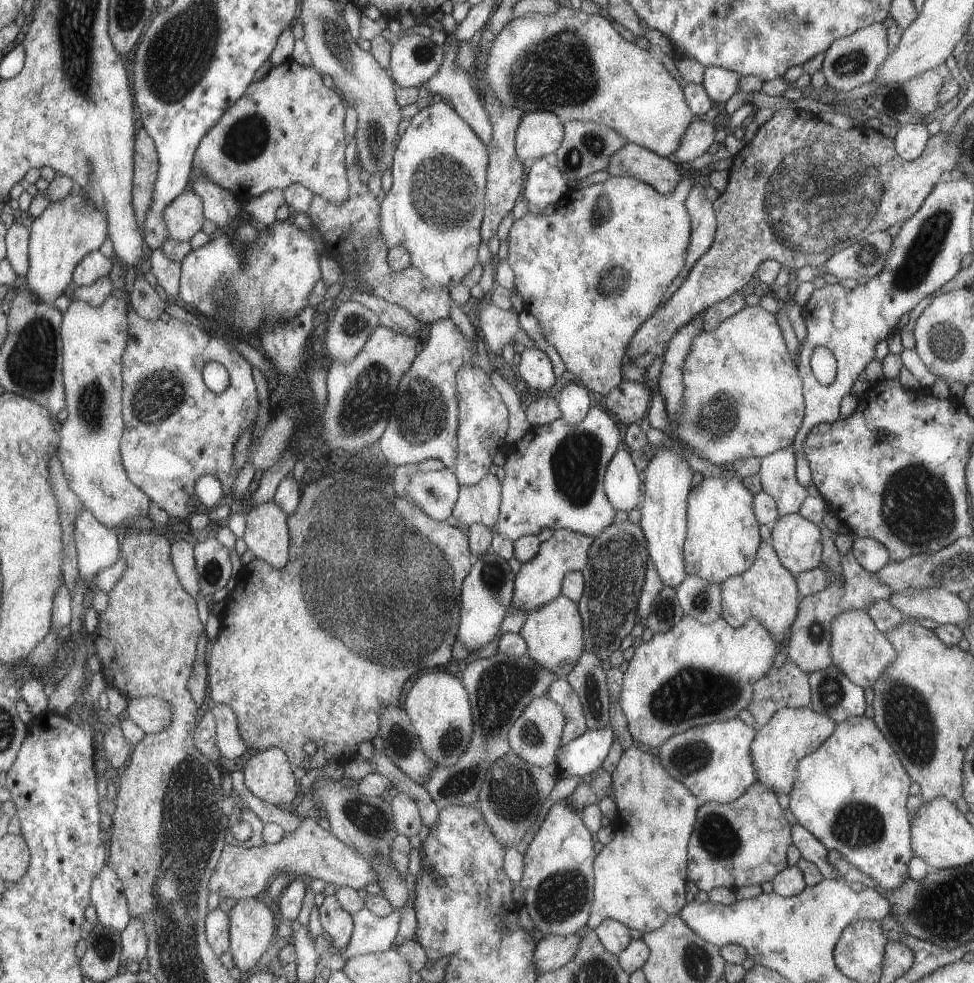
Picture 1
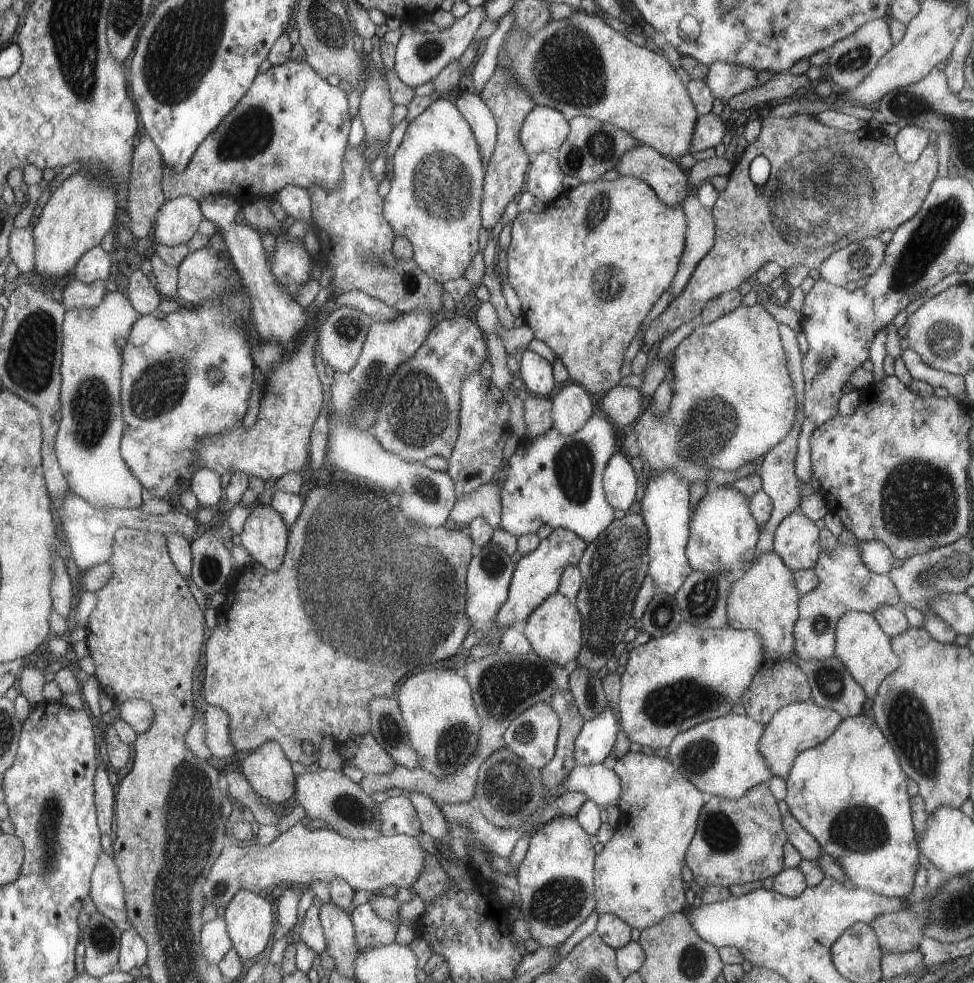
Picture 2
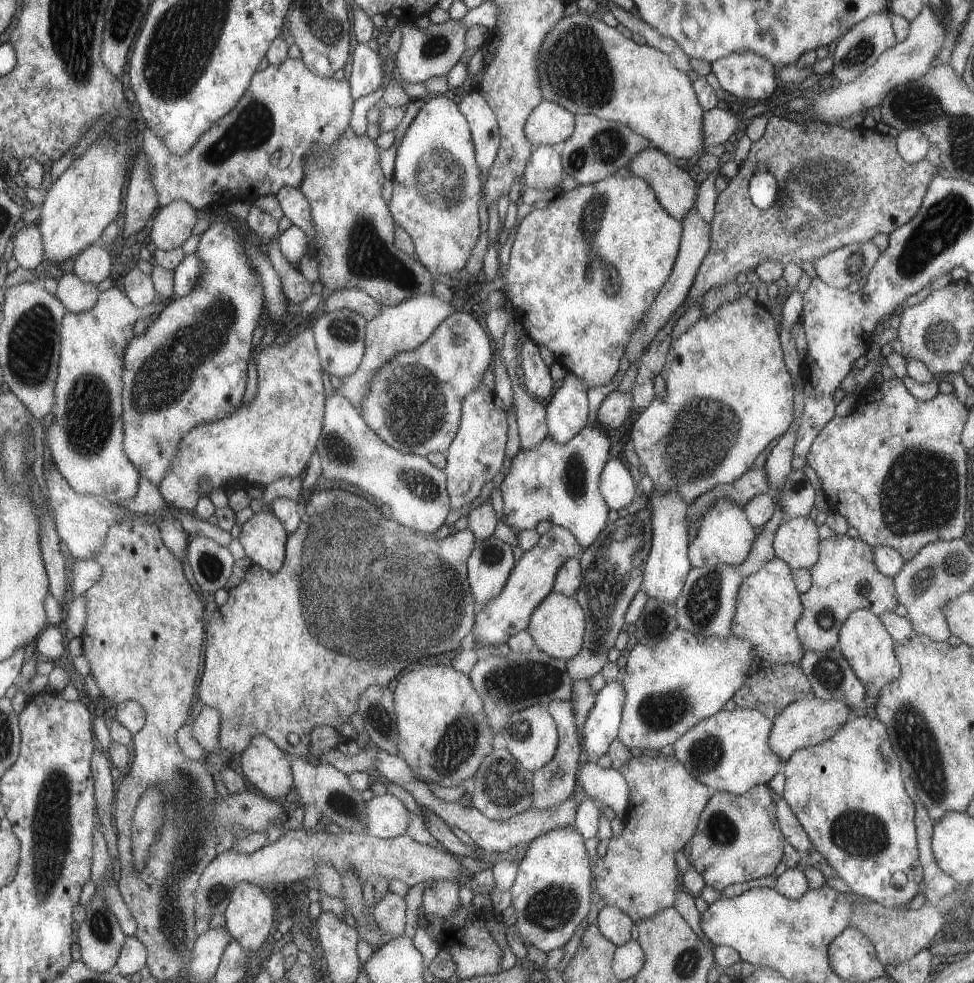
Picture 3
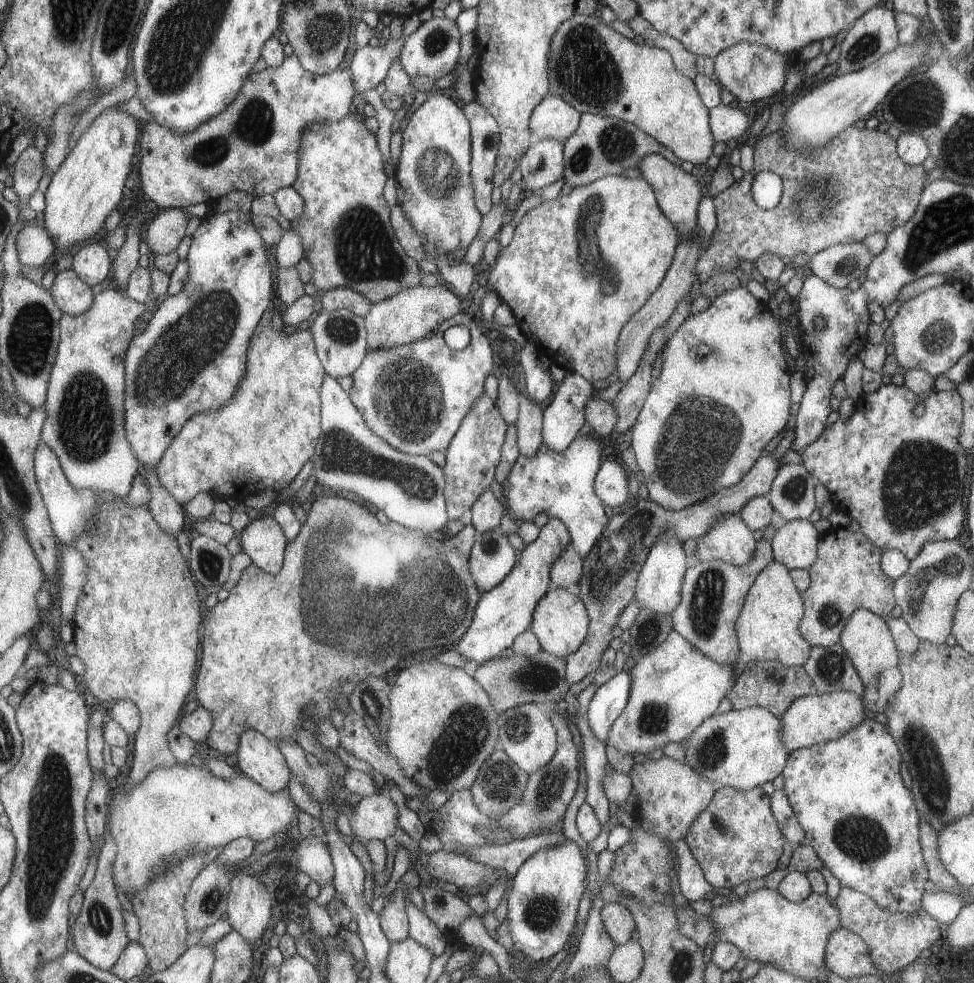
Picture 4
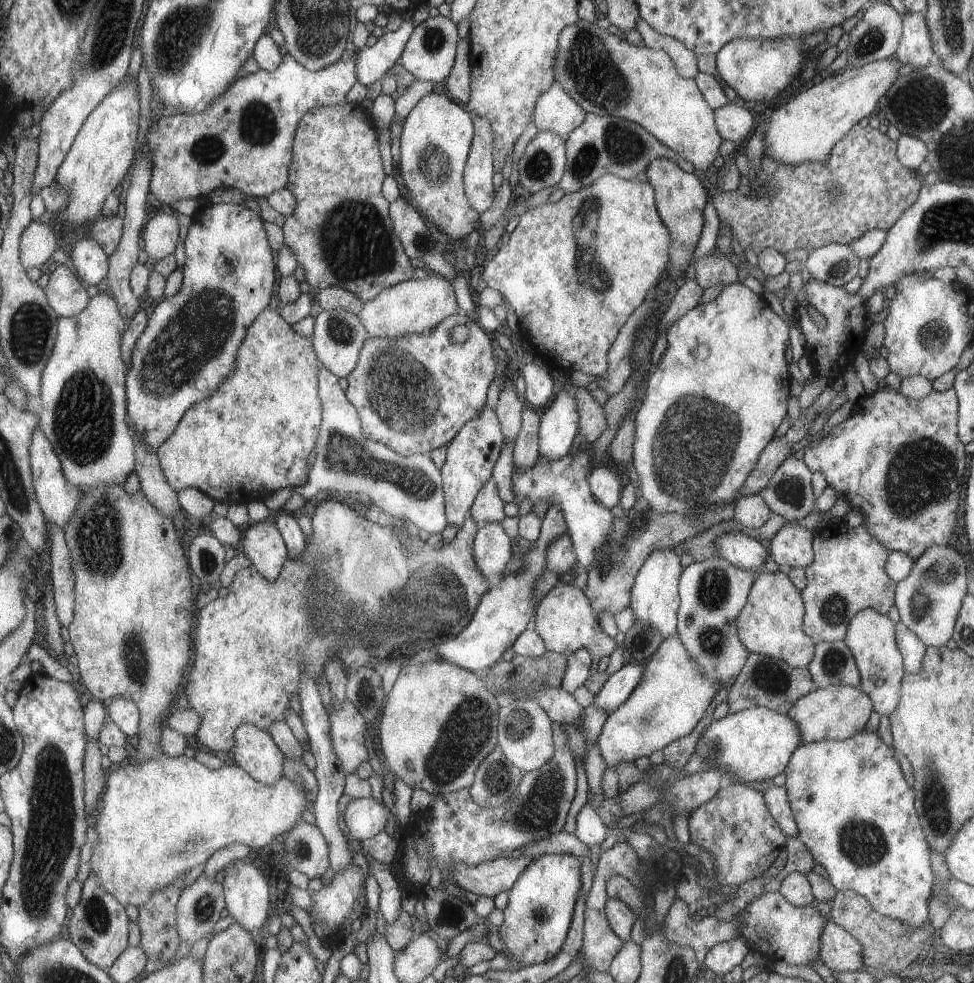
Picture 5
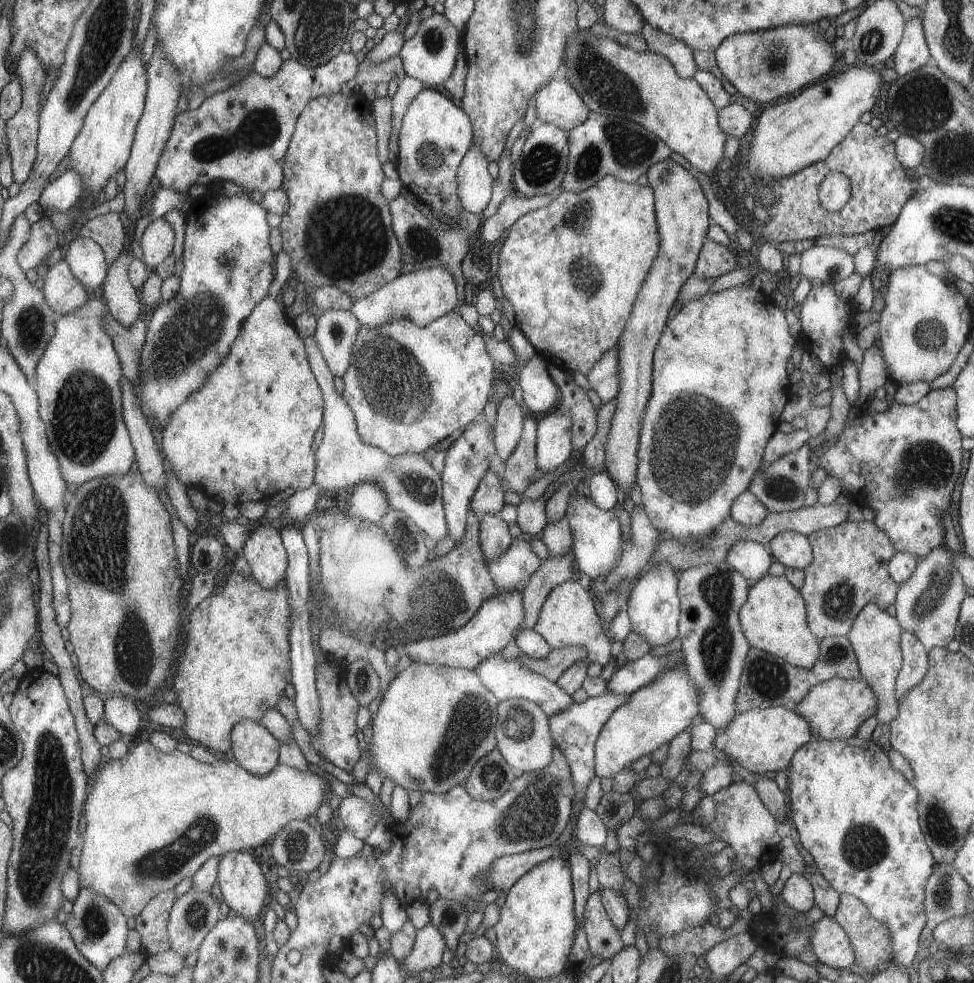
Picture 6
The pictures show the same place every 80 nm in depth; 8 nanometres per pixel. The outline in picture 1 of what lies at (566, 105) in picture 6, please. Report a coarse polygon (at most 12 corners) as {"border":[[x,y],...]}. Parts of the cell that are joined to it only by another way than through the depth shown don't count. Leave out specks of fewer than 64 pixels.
{"border":[[545,110],[525,113],[516,128],[517,158],[552,157],[563,124]]}

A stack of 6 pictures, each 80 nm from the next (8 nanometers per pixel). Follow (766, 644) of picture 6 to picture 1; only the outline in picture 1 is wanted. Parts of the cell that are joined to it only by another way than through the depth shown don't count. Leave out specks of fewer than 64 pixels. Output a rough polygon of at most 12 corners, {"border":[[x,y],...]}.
{"border":[[769,541],[720,584],[720,617],[756,618],[780,644],[796,617],[796,577]]}

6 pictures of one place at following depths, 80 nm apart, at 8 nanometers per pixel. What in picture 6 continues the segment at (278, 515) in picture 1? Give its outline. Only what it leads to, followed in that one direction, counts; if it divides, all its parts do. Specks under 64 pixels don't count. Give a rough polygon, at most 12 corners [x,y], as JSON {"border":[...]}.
{"border":[[274,522],[254,527],[242,550],[251,574],[274,589],[288,550]]}

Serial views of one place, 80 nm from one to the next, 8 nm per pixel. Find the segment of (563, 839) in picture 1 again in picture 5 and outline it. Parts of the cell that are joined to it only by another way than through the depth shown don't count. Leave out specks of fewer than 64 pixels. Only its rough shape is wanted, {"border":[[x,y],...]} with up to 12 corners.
{"border":[[531,859],[509,889],[499,938],[516,967],[563,948],[579,860]]}

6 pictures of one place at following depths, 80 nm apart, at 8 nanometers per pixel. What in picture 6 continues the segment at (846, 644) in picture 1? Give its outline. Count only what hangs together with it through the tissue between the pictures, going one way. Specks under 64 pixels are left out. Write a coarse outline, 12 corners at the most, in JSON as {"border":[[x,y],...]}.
{"border":[[875,603],[846,634],[889,724],[899,712],[902,628]]}

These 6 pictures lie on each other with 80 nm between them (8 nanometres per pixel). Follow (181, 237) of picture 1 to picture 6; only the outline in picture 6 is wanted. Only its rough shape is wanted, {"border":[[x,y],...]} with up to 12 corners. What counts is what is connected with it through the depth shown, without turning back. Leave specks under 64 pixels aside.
{"border":[[163,217],[141,234],[151,272],[173,254],[175,230]]}

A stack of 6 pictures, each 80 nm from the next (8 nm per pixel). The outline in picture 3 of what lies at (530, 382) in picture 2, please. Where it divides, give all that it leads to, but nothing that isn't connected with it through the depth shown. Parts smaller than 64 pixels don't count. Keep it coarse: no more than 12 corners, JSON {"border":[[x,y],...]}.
{"border":[[523,343],[519,356],[521,385],[539,400],[551,394],[554,381],[537,344]]}

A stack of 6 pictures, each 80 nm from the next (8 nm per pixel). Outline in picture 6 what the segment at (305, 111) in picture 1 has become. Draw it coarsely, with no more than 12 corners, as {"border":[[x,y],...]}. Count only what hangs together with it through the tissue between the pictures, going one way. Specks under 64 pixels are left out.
{"border":[[355,54],[253,70],[176,116],[156,170],[179,194],[284,185],[313,99],[357,79]]}

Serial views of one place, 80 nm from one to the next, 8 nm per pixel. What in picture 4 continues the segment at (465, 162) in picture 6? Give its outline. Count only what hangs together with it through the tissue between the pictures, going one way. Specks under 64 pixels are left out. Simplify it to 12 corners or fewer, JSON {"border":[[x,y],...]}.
{"border":[[475,100],[471,126],[471,177],[481,214],[491,207],[498,124]]}

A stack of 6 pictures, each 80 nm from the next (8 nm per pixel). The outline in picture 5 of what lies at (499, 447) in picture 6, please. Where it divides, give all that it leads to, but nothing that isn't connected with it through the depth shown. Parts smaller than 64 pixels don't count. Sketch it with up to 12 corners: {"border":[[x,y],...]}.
{"border":[[513,388],[498,392],[494,413],[504,436],[514,440],[523,399]]}

